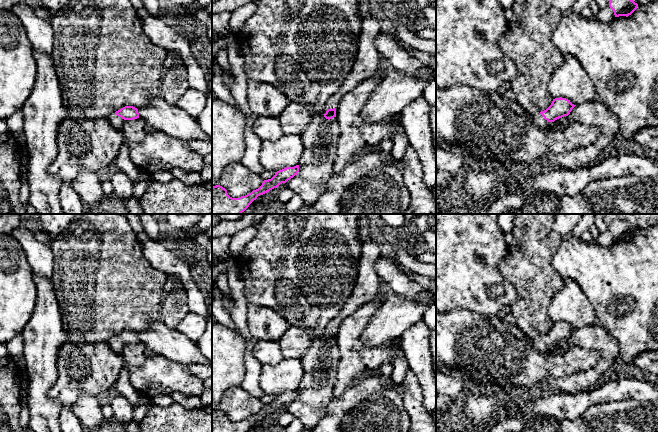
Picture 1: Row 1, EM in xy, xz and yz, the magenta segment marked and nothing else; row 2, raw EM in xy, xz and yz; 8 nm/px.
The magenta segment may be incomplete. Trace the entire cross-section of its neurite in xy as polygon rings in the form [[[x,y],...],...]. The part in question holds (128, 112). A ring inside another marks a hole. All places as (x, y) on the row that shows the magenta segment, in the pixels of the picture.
[[[125,106],[115,113],[112,113],[107,118],[113,127],[119,128],[123,125],[125,120],[133,120],[139,118],[139,113],[138,109],[133,106]]]

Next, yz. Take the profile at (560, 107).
[[[555,98],[551,105],[544,111],[535,115],[527,113],[528,117],[540,128],[548,128],[555,120],[568,116],[576,105],[566,98]]]

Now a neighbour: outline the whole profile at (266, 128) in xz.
[[[257,117],[252,130],[261,141],[275,142],[284,135],[278,117]]]

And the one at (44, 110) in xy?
[[[33,52],[33,55],[37,66],[36,80],[22,107],[29,203],[36,214],[64,214],[59,199],[62,180],[50,173],[48,167],[58,154],[58,129],[68,113],[52,56],[43,52]]]

